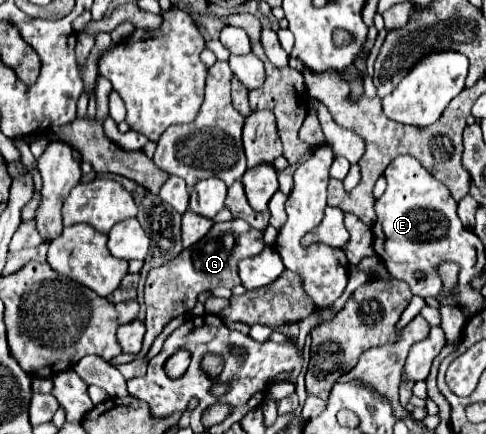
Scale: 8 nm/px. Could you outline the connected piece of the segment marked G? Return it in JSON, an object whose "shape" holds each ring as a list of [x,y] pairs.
{"shape":[[[229,220],[223,224],[213,224],[213,228],[209,230],[209,234],[199,240],[197,244],[193,244],[191,248],[185,248],[175,260],[163,264],[161,268],[153,268],[147,276],[145,282],[145,306],[147,306],[147,318],[145,318],[145,326],[147,326],[147,334],[145,334],[145,342],[143,348],[137,356],[131,354],[119,354],[111,360],[111,364],[125,364],[125,362],[133,362],[141,356],[145,356],[153,344],[153,340],[163,332],[165,324],[173,318],[177,318],[179,314],[189,312],[195,304],[197,304],[197,296],[205,290],[213,290],[217,286],[225,286],[225,288],[233,288],[237,284],[241,284],[239,276],[237,276],[237,262],[249,256],[259,254],[265,248],[263,244],[263,234],[255,228],[251,228],[245,220]]]}

